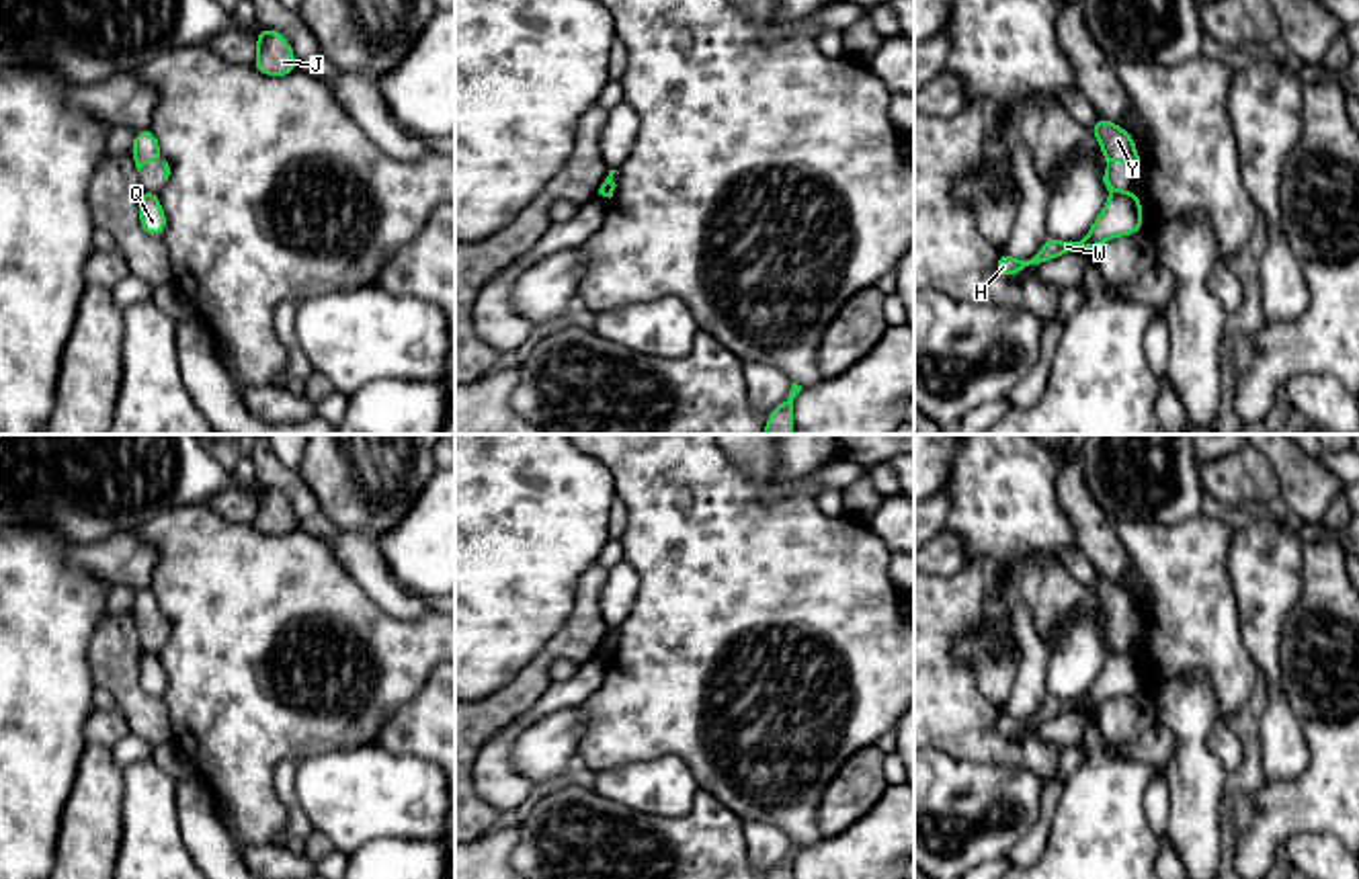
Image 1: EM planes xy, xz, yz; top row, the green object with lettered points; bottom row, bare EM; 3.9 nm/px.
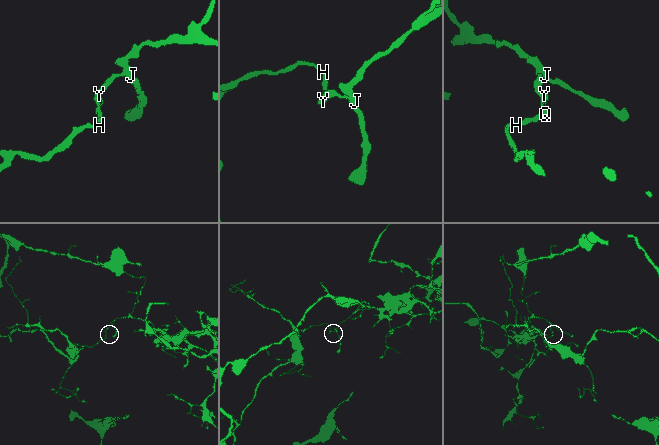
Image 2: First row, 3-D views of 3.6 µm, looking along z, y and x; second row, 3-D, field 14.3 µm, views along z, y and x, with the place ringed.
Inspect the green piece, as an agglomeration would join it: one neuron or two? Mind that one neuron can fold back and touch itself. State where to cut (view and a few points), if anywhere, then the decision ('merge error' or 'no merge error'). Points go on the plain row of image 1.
cut yz (1132, 650), (1120, 650), (1112, 656); merge error

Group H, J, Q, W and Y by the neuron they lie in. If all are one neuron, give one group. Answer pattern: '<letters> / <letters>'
H Q W / J Y

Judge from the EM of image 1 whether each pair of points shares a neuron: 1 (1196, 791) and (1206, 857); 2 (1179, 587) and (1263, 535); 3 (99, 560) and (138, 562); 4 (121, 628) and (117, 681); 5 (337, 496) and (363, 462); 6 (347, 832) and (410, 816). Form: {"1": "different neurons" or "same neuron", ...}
{"1": "same neuron", "2": "different neurons", "3": "same neuron", "4": "same neuron", "5": "same neuron", "6": "same neuron"}

